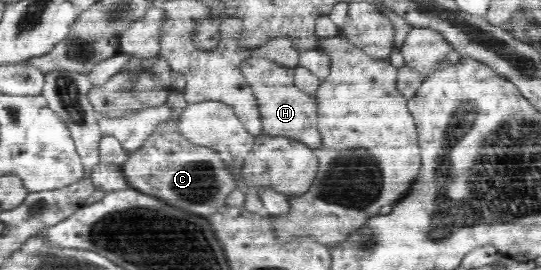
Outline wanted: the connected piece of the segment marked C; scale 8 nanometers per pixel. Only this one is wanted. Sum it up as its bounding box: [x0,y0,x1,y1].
[122,90,237,218]

